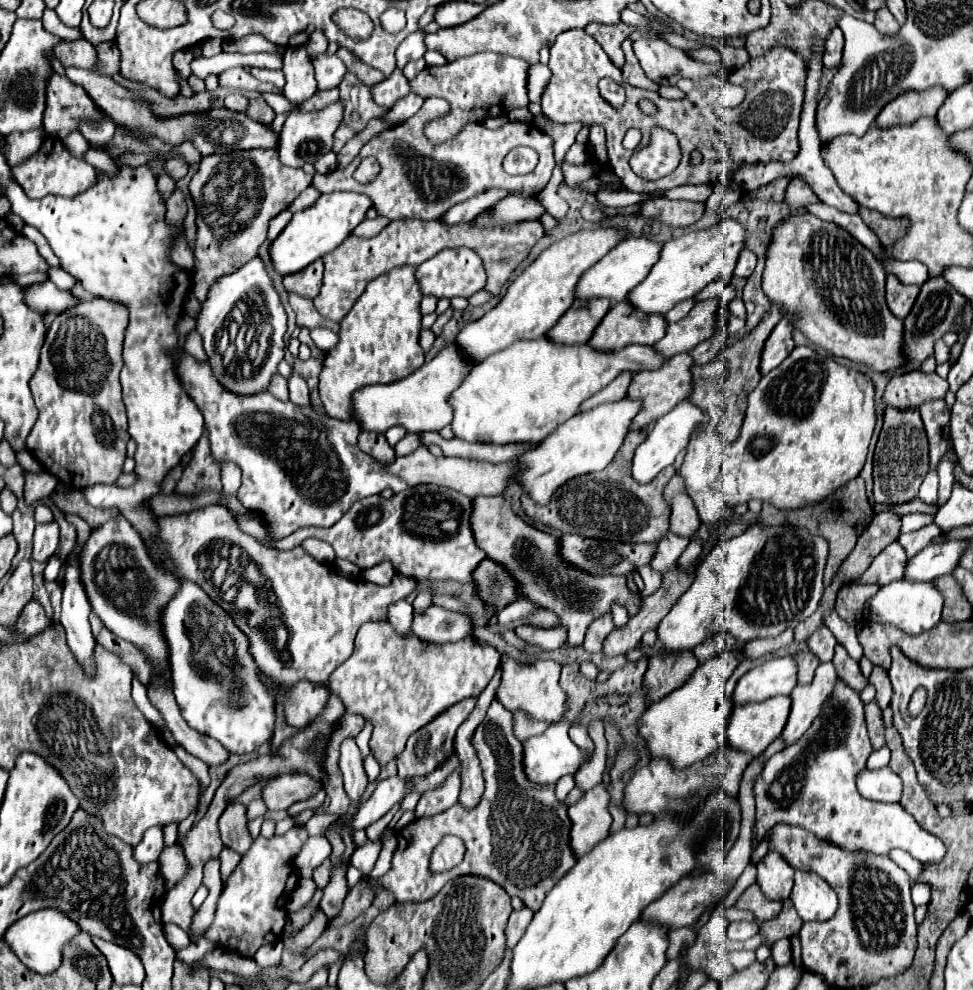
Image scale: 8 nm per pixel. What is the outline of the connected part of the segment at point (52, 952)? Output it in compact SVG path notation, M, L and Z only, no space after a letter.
M45 908L39 912L33 912L21 920L17 920L7 932L5 940L11 944L13 952L19 956L19 960L29 966L31 970L39 974L51 974L59 968L61 956L63 956L63 946L73 940L81 932L81 926L73 922L69 916L65 916L61 910L55 908Z

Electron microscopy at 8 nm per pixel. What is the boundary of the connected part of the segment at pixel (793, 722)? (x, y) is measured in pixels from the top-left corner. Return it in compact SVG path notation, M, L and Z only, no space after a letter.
M821 662L815 670L815 678L809 686L795 686L791 692L791 712L789 720L781 732L781 740L785 746L795 744L805 730L809 728L809 722L815 720L817 712L821 712L821 704L825 702L825 696L833 690L833 680L837 678L837 672L831 662Z

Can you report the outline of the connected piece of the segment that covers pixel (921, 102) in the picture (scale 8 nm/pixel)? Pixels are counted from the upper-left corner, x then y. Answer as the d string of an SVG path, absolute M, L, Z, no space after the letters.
M941 86L929 88L925 92L905 92L905 96L895 98L881 110L875 120L875 126L885 130L895 126L911 126L921 116L933 118L937 114L937 108L943 104L945 96L947 92Z

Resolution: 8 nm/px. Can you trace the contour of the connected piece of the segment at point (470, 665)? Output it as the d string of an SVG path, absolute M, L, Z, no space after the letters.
M369 622L363 624L357 632L355 652L331 674L329 688L343 700L349 712L357 712L375 724L369 746L375 752L377 762L383 766L403 752L407 738L415 730L429 724L435 716L439 716L455 702L467 696L479 696L489 680L495 676L499 662L499 652L493 646L477 646L471 638L439 646L423 642L417 636L401 636L395 632L395 628L391 628L389 622Z

